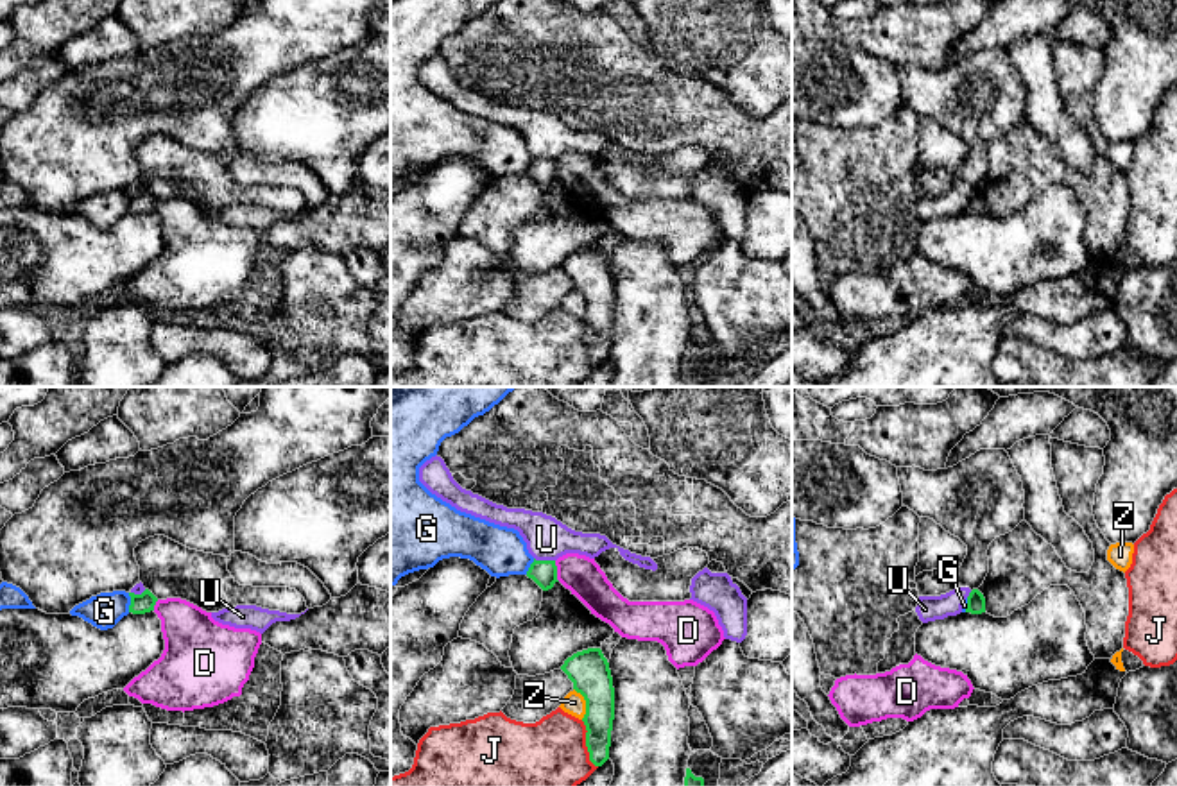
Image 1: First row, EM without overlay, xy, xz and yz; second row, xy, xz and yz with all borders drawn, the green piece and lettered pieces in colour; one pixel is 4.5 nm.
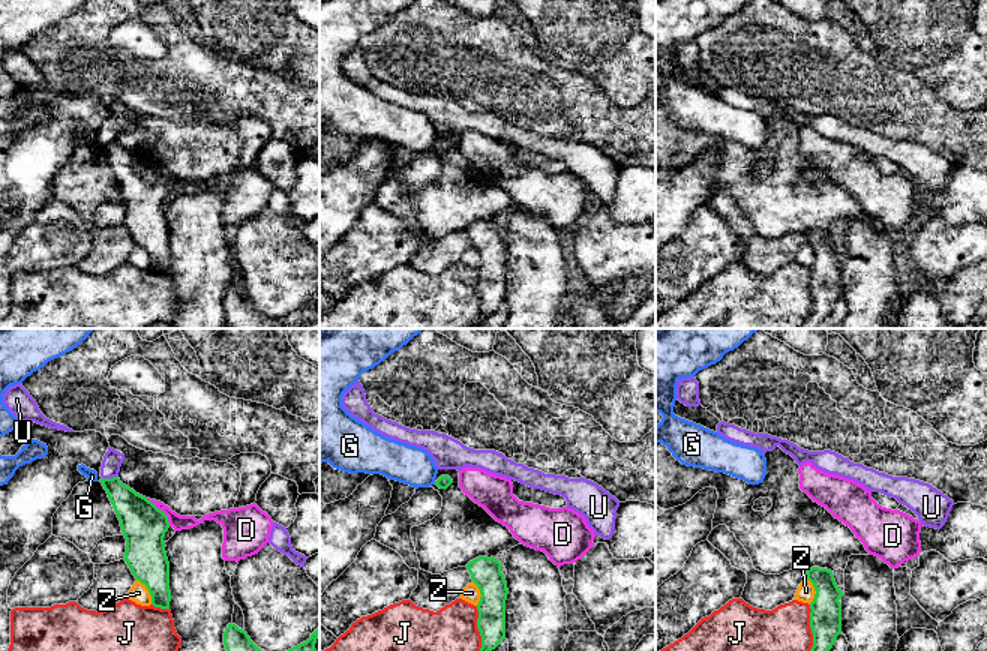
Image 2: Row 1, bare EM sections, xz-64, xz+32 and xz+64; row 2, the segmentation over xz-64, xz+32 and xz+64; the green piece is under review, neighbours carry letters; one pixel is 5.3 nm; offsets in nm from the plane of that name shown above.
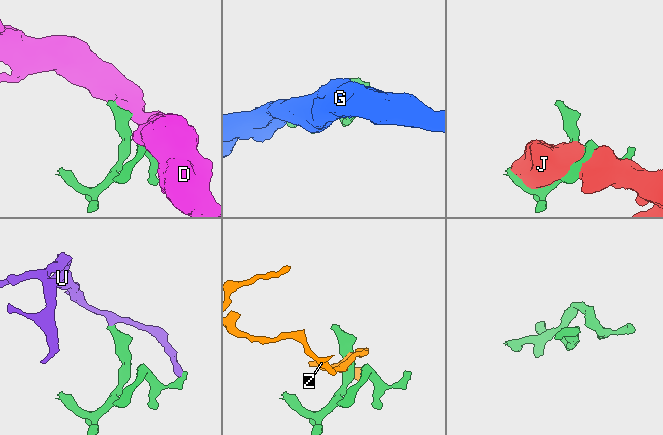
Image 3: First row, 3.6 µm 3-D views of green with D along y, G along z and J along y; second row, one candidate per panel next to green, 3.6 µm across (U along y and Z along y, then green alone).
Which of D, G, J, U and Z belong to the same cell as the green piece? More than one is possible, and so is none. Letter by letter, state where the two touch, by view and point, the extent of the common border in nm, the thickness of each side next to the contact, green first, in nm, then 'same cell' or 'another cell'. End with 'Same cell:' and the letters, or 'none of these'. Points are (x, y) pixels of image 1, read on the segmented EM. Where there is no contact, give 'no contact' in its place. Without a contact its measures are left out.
D: contact xz (556, 572); length 100 nm; calibres 110 and 170 nm; another cell
G: contact xy (131, 602); length 90 nm; calibres 90 and 160 nm; another cell
J: contact xz (586, 743); length 220 nm; calibres 140 and 300 nm; another cell
U: contact xz (545, 561); length 100 nm; calibres 110 and 190 nm; another cell
Z: contact xz (586, 704); length 150 nm; calibres 180 and 100 nm; another cell
Same cell: none of these

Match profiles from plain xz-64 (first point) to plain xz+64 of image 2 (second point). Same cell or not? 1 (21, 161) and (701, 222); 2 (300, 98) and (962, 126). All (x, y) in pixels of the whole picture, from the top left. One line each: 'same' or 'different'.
1: different
2: same

